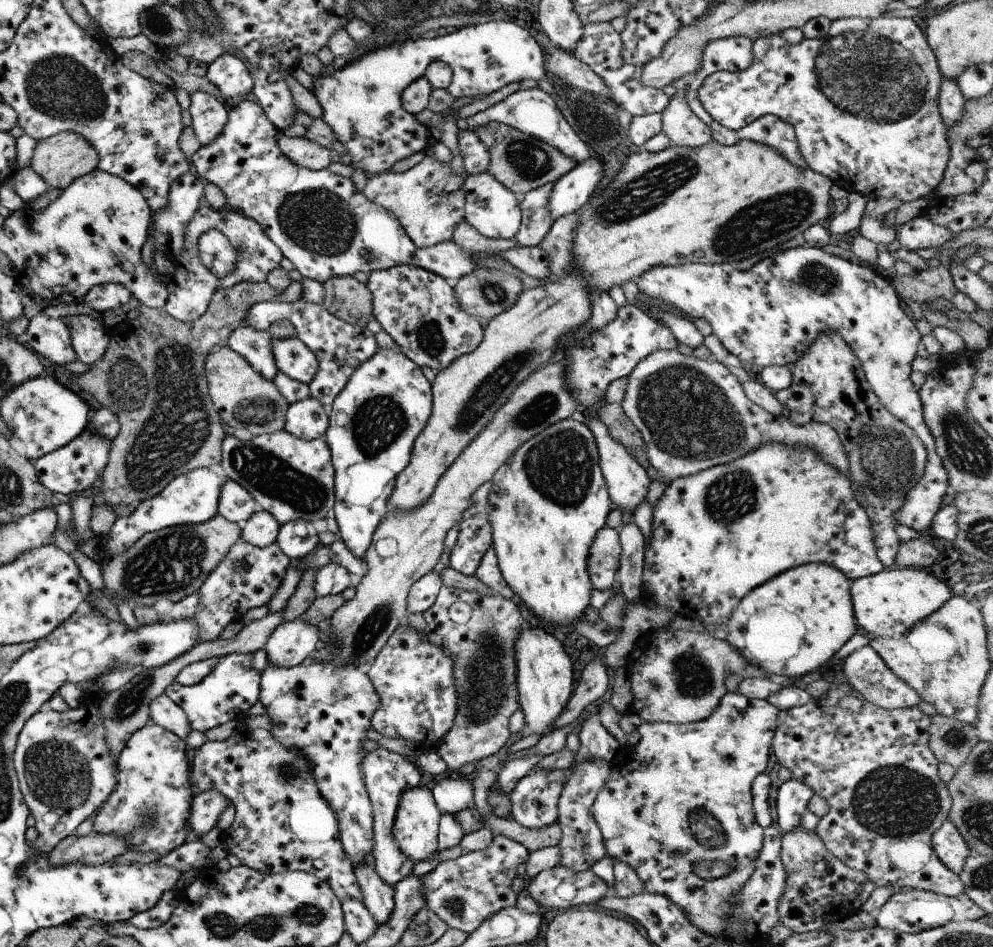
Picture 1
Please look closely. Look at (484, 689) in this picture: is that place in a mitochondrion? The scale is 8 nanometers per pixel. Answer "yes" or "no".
yes

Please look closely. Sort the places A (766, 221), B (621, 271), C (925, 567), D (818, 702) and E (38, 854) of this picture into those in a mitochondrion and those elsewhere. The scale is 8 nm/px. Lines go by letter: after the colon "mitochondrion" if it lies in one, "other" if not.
A: mitochondrion
B: other
C: other
D: other
E: other

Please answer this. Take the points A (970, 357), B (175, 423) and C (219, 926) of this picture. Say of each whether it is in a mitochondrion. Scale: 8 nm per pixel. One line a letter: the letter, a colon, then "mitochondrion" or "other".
A: other
B: mitochondrion
C: mitochondrion

